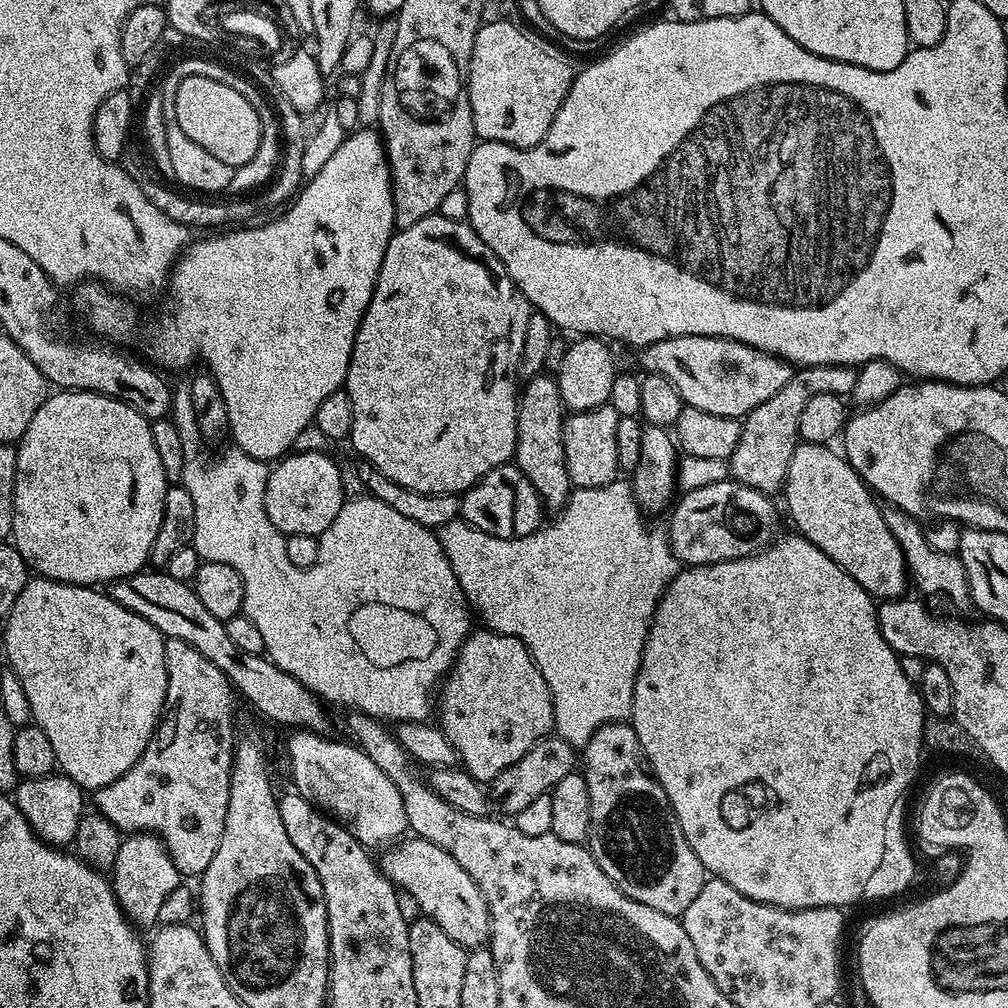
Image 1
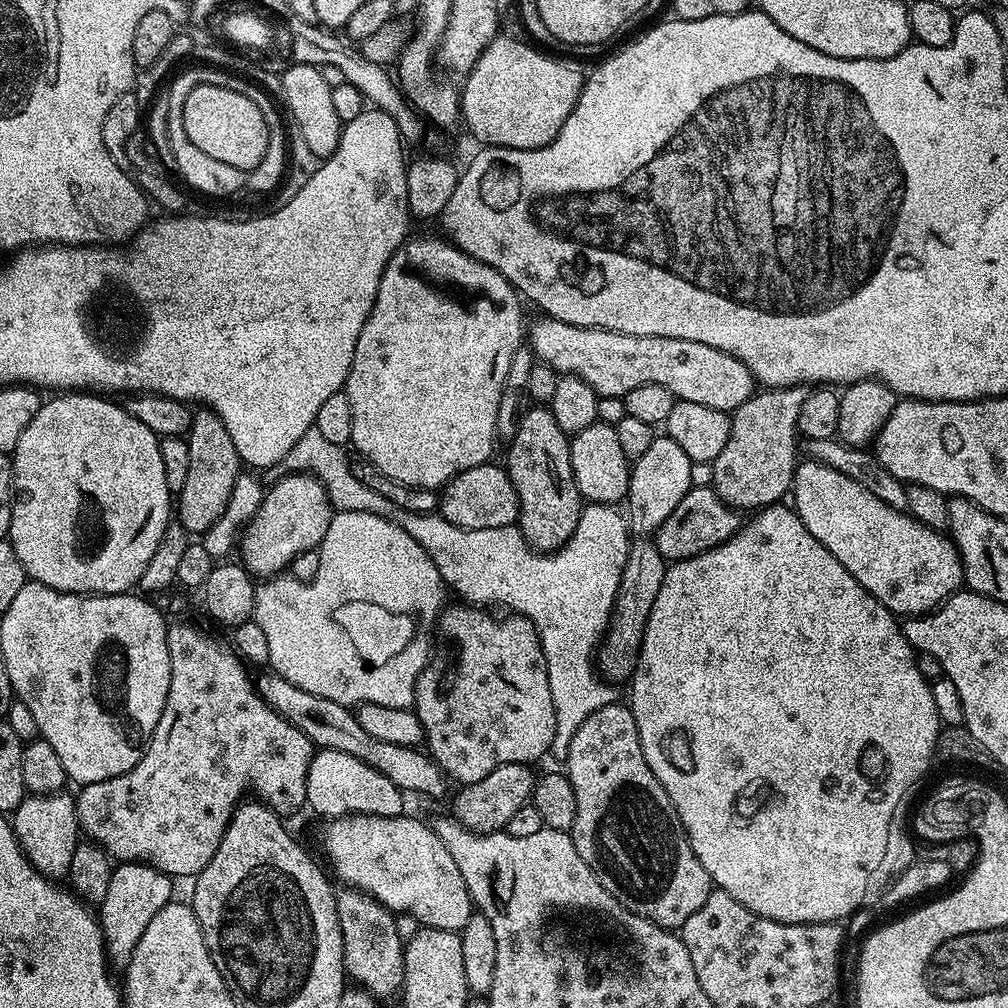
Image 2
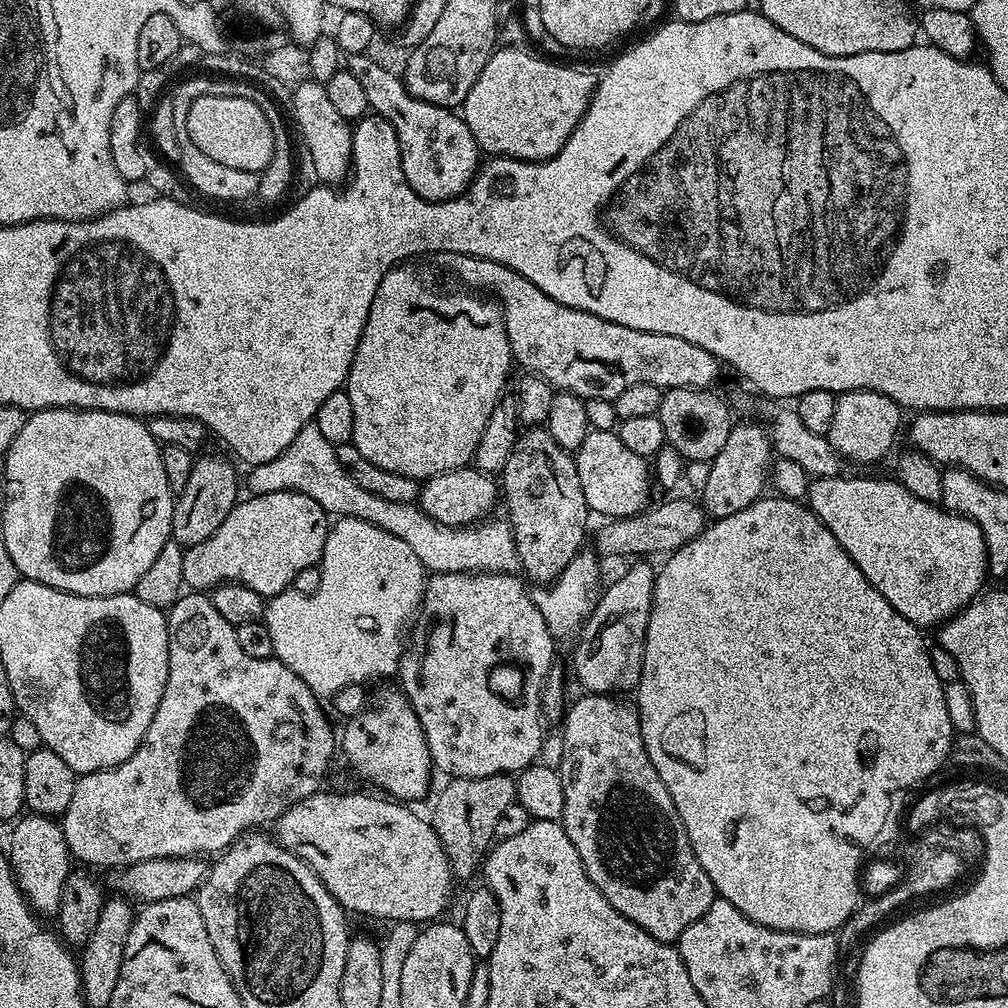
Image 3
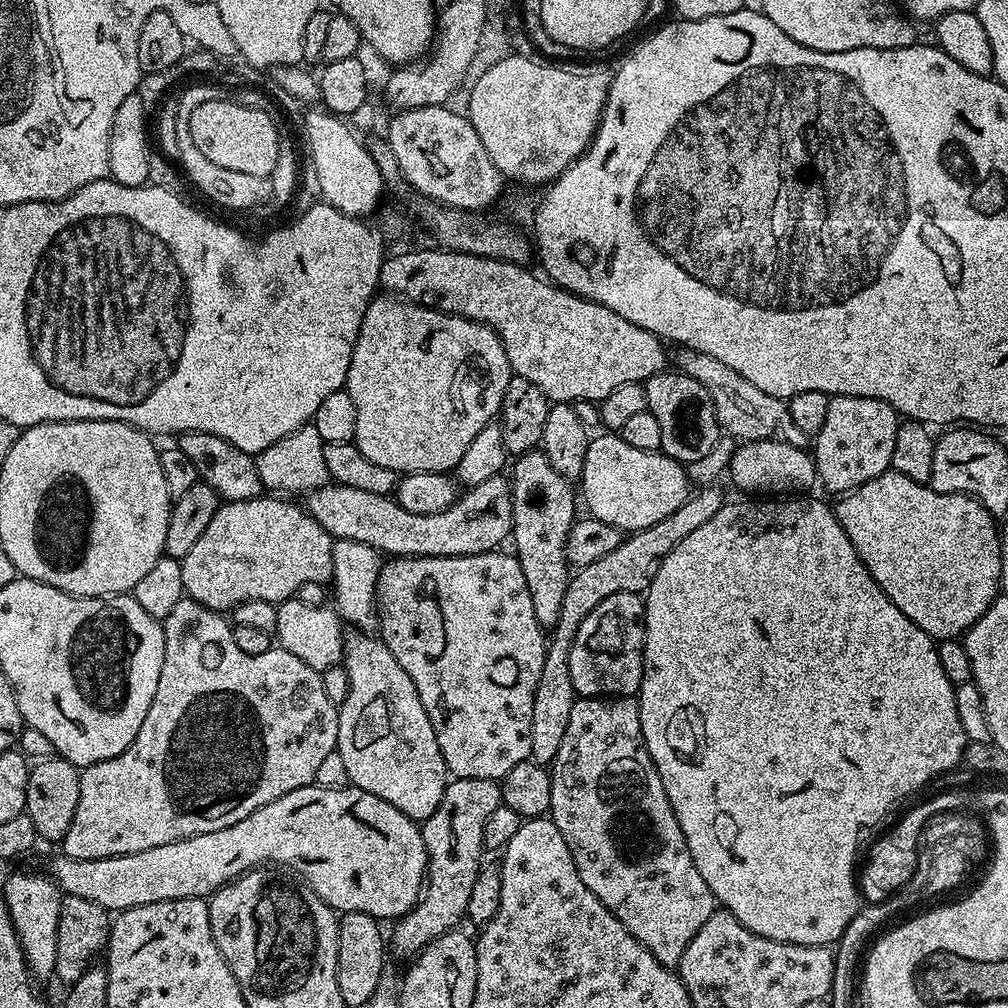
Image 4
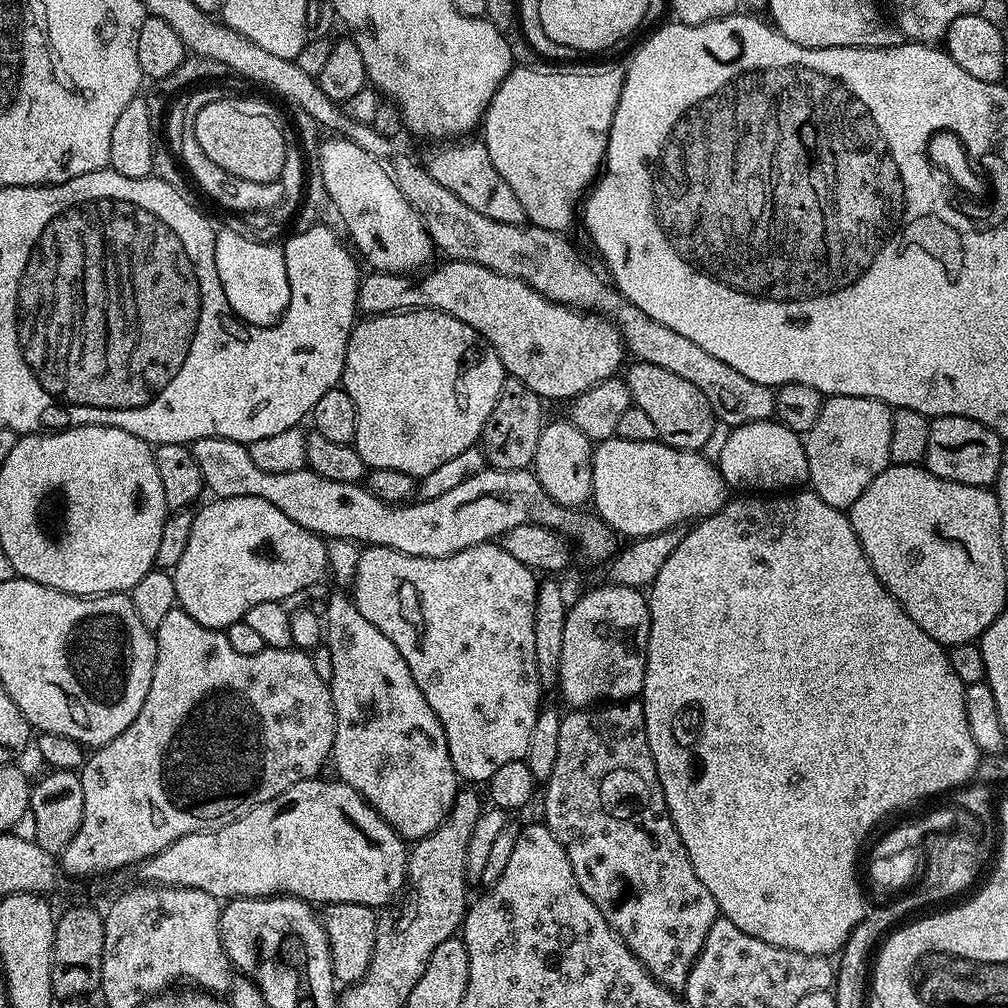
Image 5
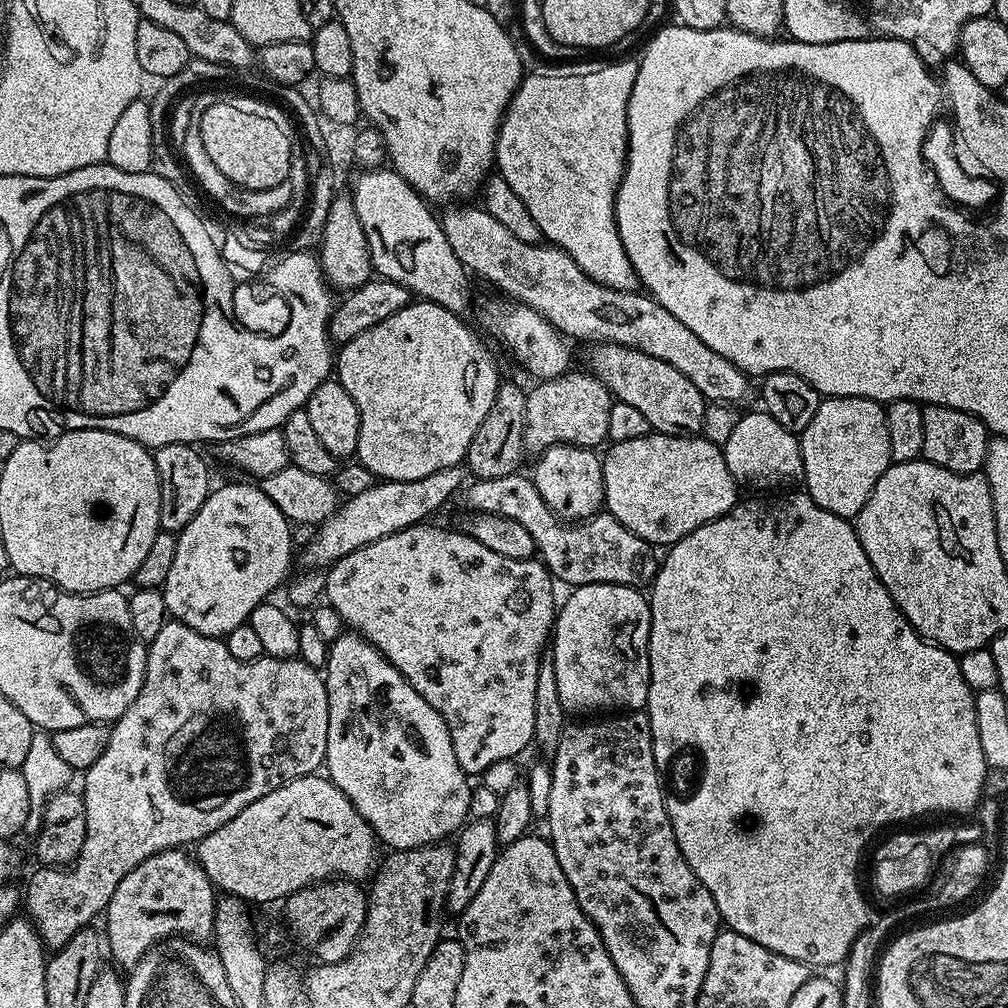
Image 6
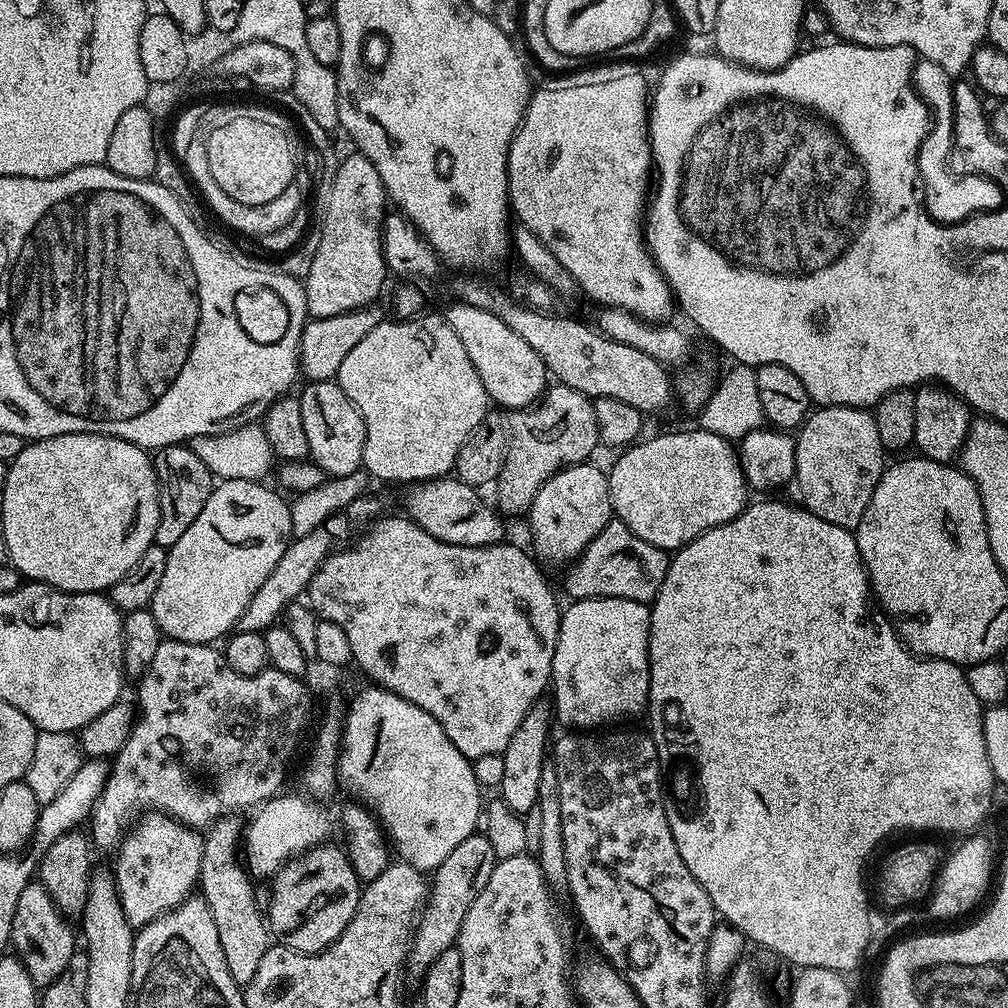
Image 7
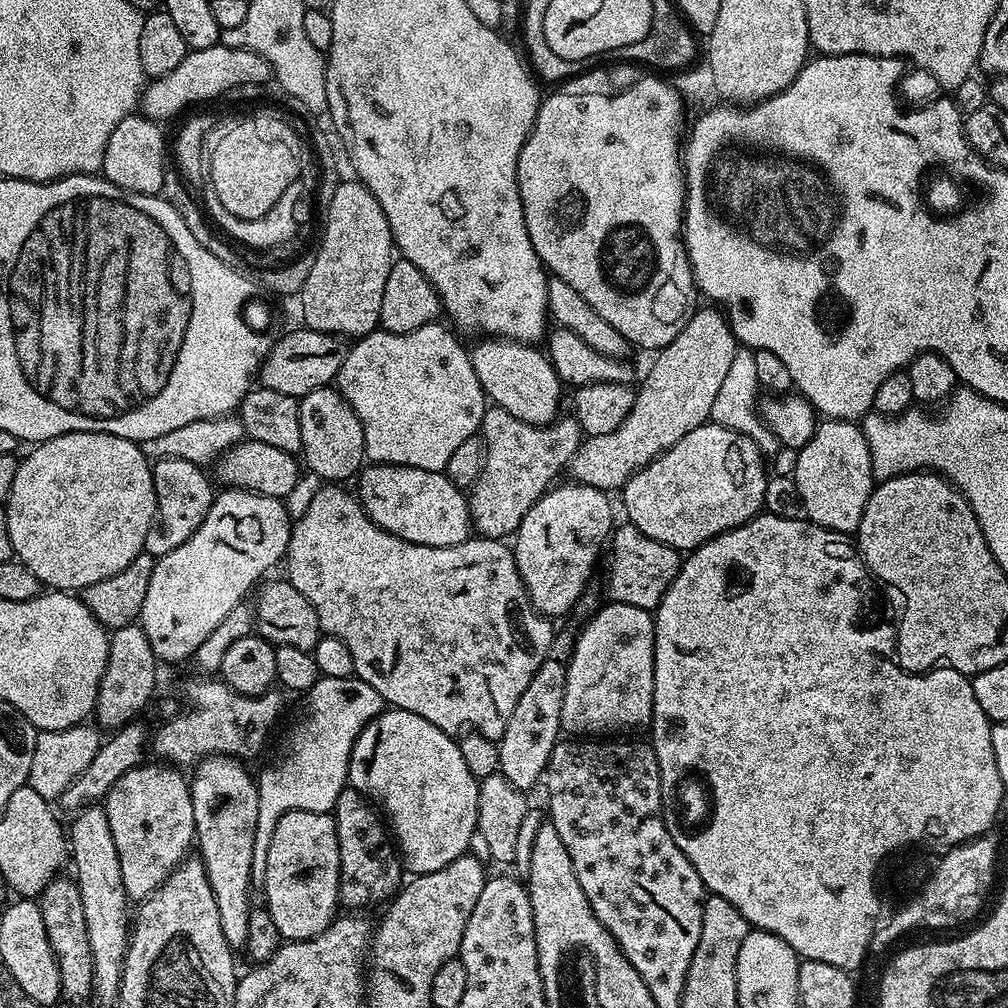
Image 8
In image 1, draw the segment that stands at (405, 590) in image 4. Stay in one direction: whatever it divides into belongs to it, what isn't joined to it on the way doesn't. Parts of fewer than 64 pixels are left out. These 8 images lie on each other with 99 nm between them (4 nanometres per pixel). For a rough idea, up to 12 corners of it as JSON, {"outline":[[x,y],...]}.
{"outline":[[473,630],[438,688],[438,726],[491,782],[553,731],[518,638]]}

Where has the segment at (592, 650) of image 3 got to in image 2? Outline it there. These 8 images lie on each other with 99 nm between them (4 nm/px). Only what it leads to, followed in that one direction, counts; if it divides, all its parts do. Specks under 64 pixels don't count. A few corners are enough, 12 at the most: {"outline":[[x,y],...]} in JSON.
{"outline":[[651,539],[631,541],[598,668],[636,671],[666,561]]}

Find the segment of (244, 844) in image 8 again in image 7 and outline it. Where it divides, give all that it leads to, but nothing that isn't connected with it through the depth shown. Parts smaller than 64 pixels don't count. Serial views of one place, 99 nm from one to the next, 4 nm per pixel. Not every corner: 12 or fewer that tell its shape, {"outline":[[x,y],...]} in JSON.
{"outline":[[242,824],[207,829],[198,892],[243,986],[270,925],[242,863]]}

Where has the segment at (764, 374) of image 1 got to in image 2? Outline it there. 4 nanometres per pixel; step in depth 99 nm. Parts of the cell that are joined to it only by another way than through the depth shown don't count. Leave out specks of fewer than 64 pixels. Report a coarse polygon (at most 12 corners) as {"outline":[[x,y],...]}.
{"outline":[[530,324],[535,359],[601,398],[634,386],[731,414],[752,371],[714,346]]}

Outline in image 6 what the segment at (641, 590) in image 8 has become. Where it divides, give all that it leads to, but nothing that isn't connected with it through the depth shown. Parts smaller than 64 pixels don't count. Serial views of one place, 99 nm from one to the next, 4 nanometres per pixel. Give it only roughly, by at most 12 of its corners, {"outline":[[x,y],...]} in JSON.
{"outline":[[527,475],[476,480],[472,512],[514,518],[557,581],[643,585],[657,557],[601,510],[555,516]]}

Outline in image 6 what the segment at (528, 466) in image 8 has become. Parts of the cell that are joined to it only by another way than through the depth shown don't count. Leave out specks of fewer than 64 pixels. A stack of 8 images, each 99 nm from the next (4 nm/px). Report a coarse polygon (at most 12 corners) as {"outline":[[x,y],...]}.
{"outline":[[569,370],[527,393],[524,446],[599,449],[612,391]]}

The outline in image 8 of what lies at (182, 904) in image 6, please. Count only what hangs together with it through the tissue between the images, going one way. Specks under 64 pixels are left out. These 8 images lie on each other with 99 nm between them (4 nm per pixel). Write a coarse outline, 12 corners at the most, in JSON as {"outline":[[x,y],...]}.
{"outline":[[126,770],[102,801],[122,886],[143,902],[196,838],[189,777]]}

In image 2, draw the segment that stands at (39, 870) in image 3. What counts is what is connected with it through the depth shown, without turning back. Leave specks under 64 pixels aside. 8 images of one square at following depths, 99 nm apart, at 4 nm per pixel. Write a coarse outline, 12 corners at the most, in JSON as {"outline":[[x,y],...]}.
{"outline":[[67,791],[25,795],[10,816],[24,855],[67,877],[82,840]]}

